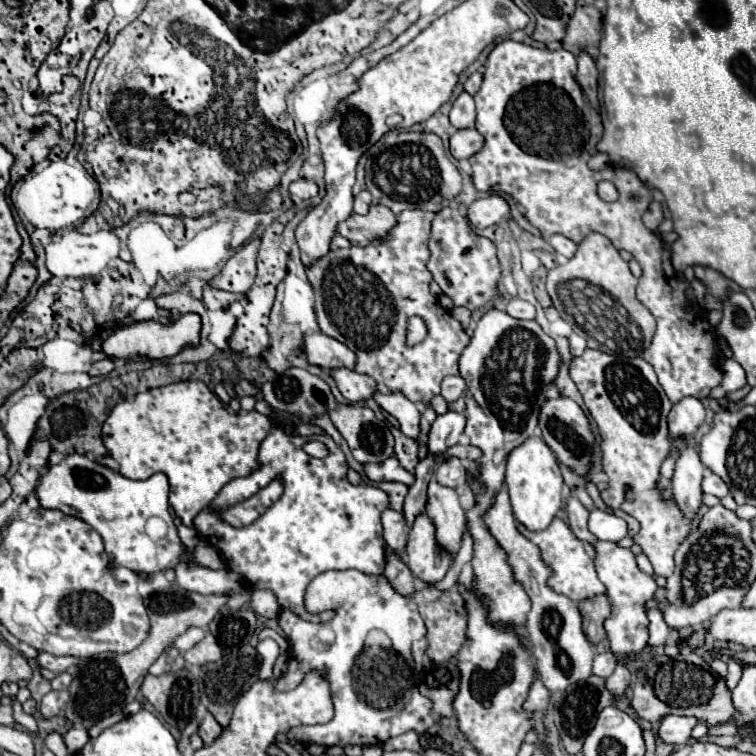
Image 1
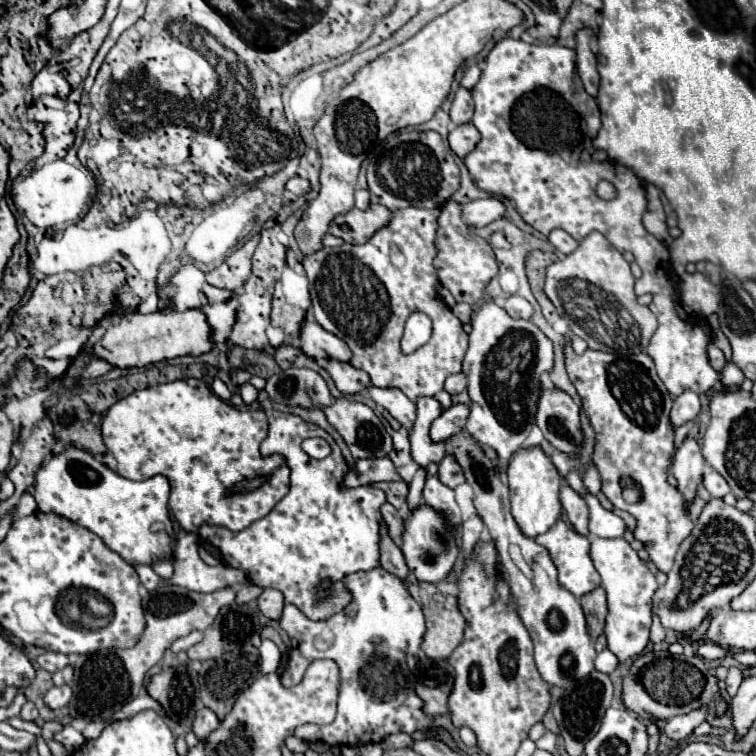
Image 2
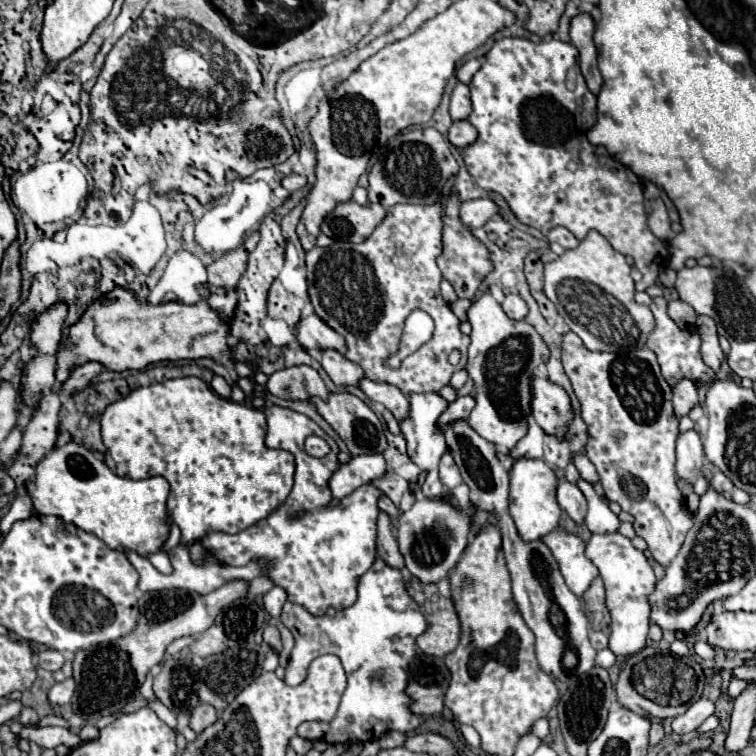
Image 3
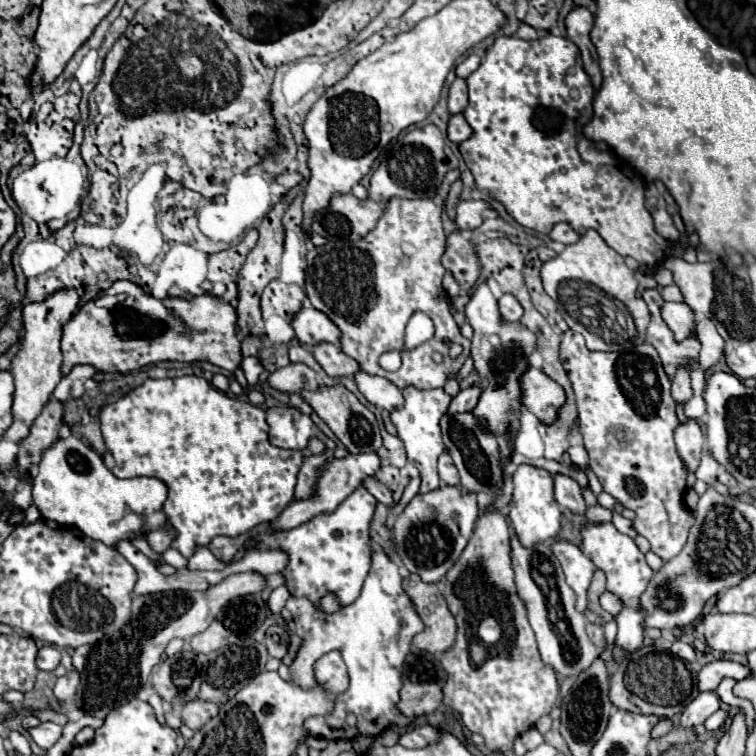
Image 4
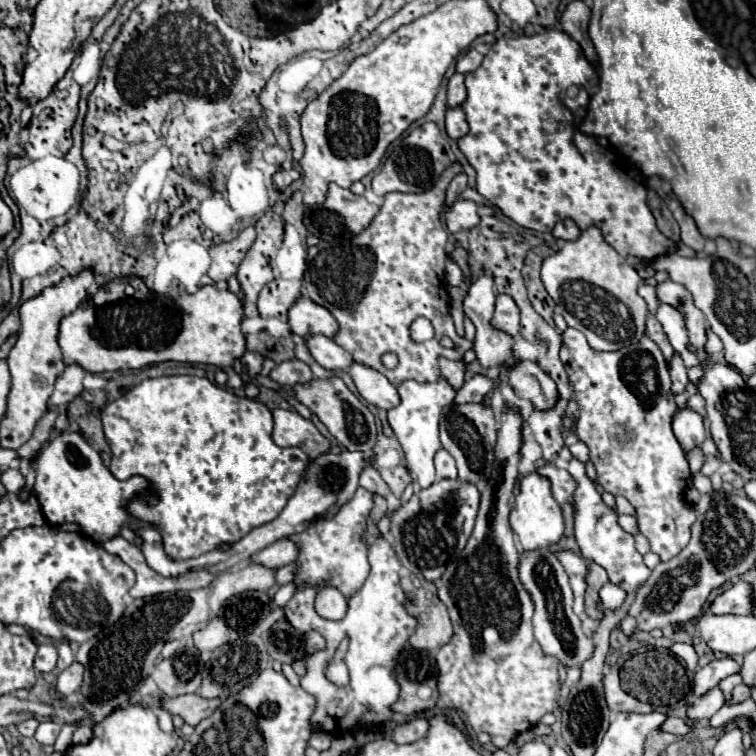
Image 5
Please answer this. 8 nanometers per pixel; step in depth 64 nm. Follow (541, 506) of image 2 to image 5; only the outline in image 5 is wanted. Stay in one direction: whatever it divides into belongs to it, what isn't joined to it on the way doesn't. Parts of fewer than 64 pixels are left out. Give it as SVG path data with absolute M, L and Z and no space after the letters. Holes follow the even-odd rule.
M532 472L532 474L520 476L518 486L520 486L520 492L516 496L514 508L510 510L510 526L518 536L520 548L528 552L528 550L556 544L564 532L564 522L562 522L562 510L552 496L550 480L546 476L540 476L538 472Z

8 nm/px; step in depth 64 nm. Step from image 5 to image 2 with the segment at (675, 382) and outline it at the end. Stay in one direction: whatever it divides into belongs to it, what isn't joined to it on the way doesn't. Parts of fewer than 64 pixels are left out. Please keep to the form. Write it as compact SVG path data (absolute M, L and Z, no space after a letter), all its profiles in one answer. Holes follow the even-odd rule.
M684 392L674 400L670 422L674 428L678 428L686 422L694 422L698 414L700 414L700 398L696 396L696 392Z

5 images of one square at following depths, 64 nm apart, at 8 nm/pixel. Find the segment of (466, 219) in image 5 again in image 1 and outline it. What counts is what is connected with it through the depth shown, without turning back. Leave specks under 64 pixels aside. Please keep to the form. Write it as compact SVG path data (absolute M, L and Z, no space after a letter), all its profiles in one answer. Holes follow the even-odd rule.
M492 194L488 198L482 198L482 200L476 200L474 204L468 206L468 220L474 228L478 230L484 230L488 226L494 226L498 224L502 218L506 218L510 214L510 206L508 202L498 196L498 194Z

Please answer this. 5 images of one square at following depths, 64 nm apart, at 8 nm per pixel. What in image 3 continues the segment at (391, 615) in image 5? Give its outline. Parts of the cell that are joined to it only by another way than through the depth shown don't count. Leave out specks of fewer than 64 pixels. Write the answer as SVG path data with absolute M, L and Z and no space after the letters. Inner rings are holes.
M376 558L376 564L358 578L358 600L342 612L320 616L314 622L314 618L298 604L284 604L280 620L292 632L296 642L286 666L284 682L288 686L298 686L306 676L308 664L314 656L322 654L338 656L348 678L336 718L328 724L306 722L298 728L298 736L312 742L356 744L378 740L390 730L412 732L424 722L422 716L410 712L412 700L404 692L404 684L408 684L404 650L412 648L410 644L414 644L414 640L426 630L426 620L418 608L420 606L406 592L402 574L396 572L396 568L388 568L380 558Z

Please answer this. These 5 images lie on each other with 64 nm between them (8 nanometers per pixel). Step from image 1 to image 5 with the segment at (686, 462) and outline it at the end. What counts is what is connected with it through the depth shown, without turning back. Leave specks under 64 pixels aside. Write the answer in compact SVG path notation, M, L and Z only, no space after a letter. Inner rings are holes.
M682 408L676 412L672 428L674 428L674 436L680 442L684 452L690 452L692 448L702 446L702 442L706 438L702 416L688 408Z

